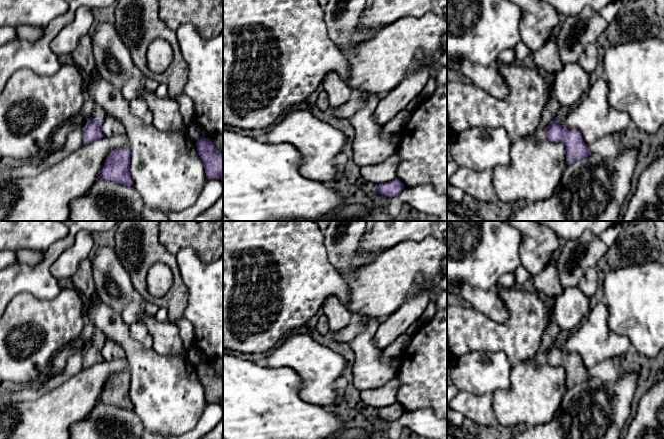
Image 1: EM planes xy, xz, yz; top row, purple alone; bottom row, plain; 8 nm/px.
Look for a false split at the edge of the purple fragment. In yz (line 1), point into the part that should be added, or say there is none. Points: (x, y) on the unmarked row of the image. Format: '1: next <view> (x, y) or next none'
1: next none

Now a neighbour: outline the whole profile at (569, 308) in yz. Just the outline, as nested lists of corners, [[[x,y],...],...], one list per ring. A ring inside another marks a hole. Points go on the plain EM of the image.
[[[578,286],[570,287],[553,300],[552,319],[561,331],[570,332],[588,315],[590,309],[590,299]]]

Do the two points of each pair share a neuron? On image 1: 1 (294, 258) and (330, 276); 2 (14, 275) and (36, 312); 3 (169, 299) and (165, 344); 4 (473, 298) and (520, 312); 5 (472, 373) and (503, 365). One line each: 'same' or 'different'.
1: same
2: different
3: different
4: different
5: same

